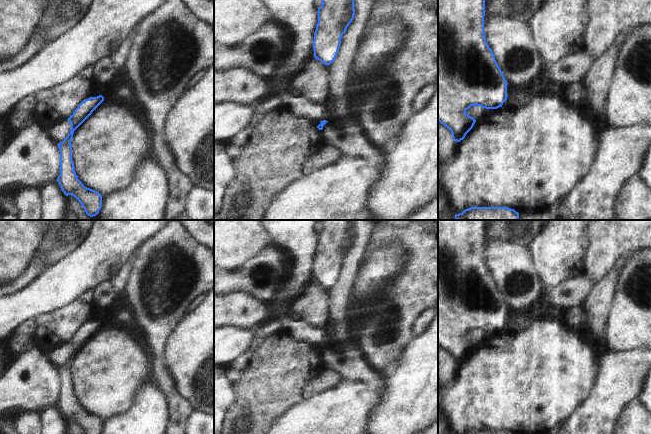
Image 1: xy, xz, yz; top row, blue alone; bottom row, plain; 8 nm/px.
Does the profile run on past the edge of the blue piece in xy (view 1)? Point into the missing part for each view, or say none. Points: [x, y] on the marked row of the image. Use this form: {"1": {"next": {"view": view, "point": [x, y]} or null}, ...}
{"1": {"next": null}}

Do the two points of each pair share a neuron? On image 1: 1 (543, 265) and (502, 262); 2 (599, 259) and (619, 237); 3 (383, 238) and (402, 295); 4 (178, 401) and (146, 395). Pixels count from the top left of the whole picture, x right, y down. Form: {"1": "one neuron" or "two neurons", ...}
{"1": "two neurons", "2": "one neuron", "3": "one neuron", "4": "two neurons"}

